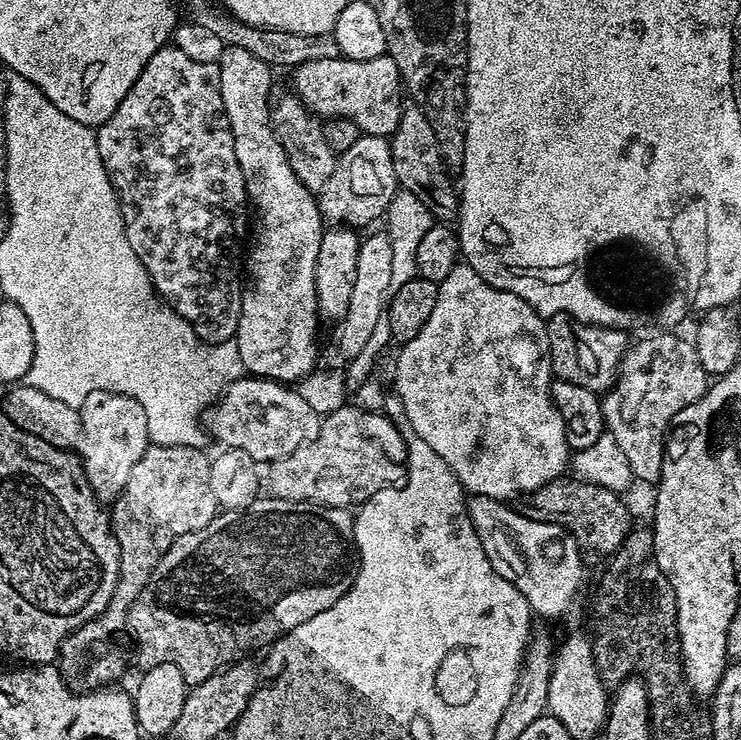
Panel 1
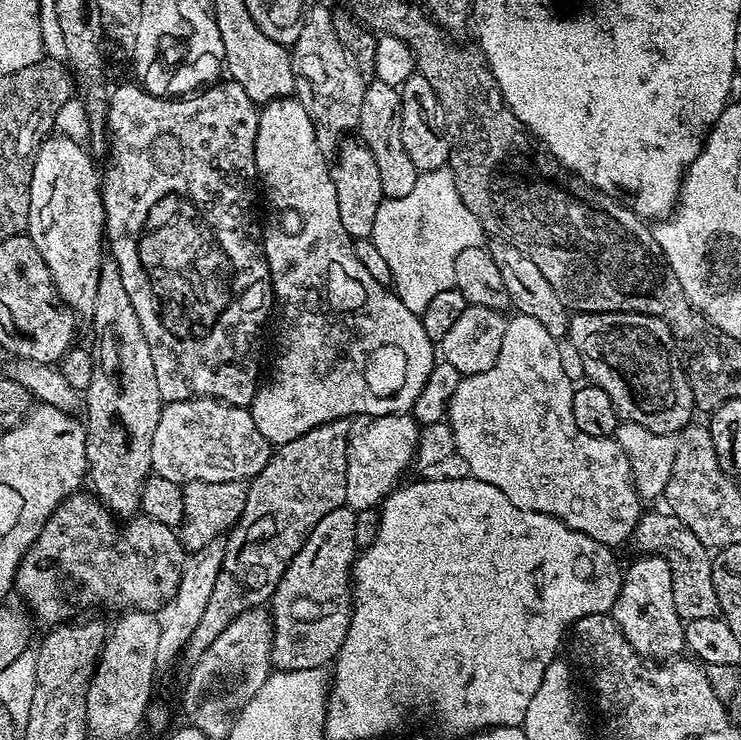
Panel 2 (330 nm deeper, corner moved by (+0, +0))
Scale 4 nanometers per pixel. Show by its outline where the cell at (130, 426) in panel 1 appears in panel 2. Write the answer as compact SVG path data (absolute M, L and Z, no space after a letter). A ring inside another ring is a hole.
M52 134L41 143L36 151L34 170L30 178L30 218L27 236L32 239L38 254L46 262L56 287L56 293L65 304L77 314L91 313L94 298L98 294L98 274L102 253L106 248L106 221L104 219L104 197L102 195L102 176L96 173L96 164L91 160L89 149L68 136Z

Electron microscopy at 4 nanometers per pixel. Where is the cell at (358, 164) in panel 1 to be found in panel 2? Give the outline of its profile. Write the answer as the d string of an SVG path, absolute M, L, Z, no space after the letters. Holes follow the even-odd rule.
M373 79L365 87L358 136L370 154L374 154L374 162L378 162L378 174L382 174L385 197L390 200L406 198L406 194L414 190L418 173L414 162L410 162L410 154L406 154L406 146L402 146L402 102L399 88L386 86L386 82L378 79Z

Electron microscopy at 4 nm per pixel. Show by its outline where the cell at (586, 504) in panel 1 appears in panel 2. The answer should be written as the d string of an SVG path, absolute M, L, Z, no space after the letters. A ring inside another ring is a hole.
M645 511L635 530L632 531L631 543L636 544L636 552L664 556L672 571L672 589L674 606L680 619L687 622L694 618L710 618L720 610L718 594L712 581L713 553L676 516L664 512ZM665 512L665 513L664 513Z

